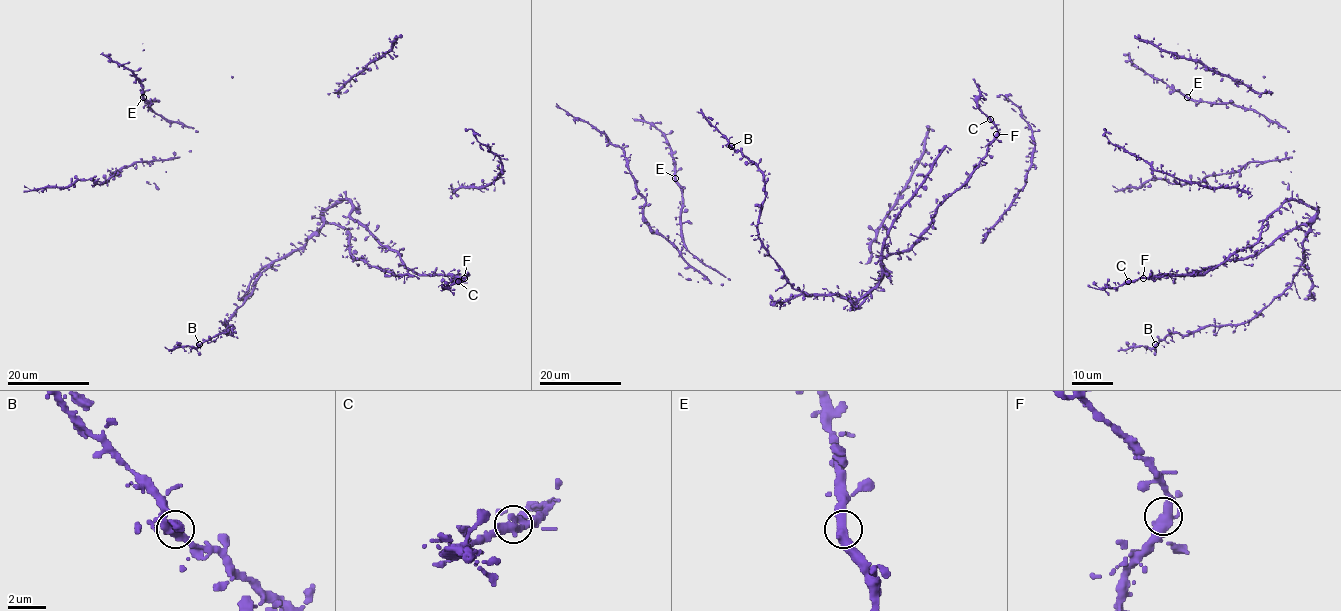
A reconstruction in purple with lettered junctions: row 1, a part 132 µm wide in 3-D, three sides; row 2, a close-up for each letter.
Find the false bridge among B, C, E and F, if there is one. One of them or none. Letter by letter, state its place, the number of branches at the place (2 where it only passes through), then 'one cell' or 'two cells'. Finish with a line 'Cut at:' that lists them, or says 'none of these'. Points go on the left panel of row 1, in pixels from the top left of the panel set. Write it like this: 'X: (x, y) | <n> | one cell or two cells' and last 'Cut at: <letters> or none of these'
B: (199, 344) | 2 | one cell
C: (458, 281) | 2 | one cell
E: (143, 97) | 2 | one cell
F: (464, 278) | 2 | one cell
Cut at: none of these

